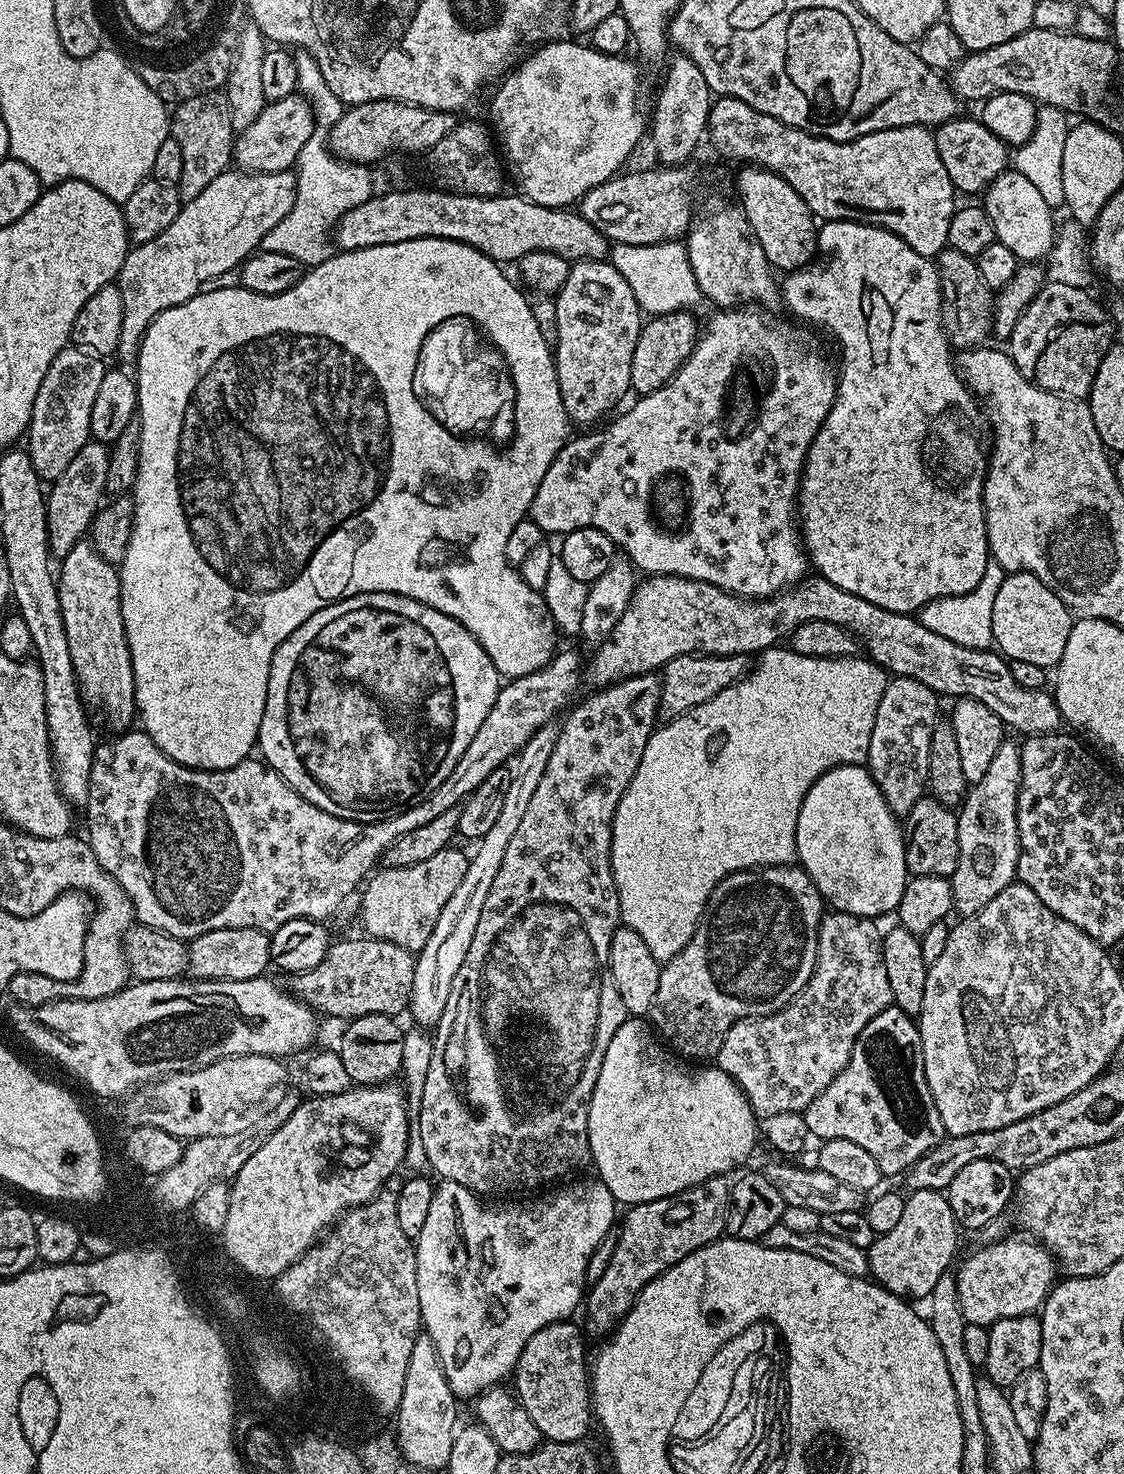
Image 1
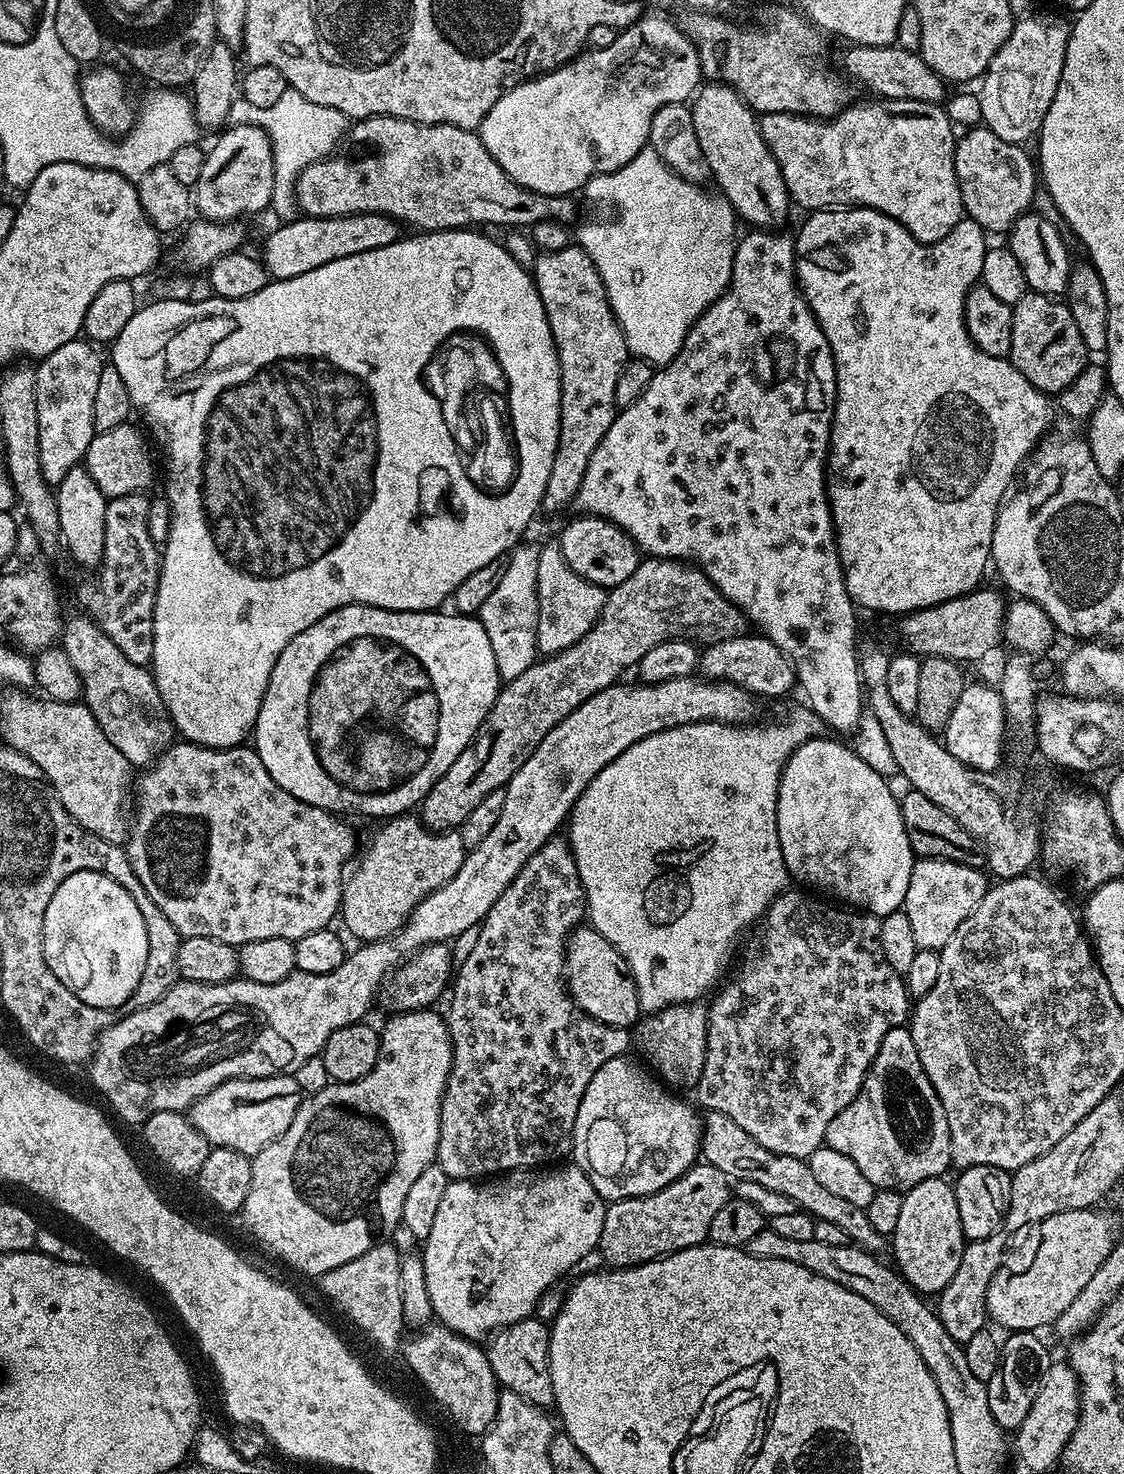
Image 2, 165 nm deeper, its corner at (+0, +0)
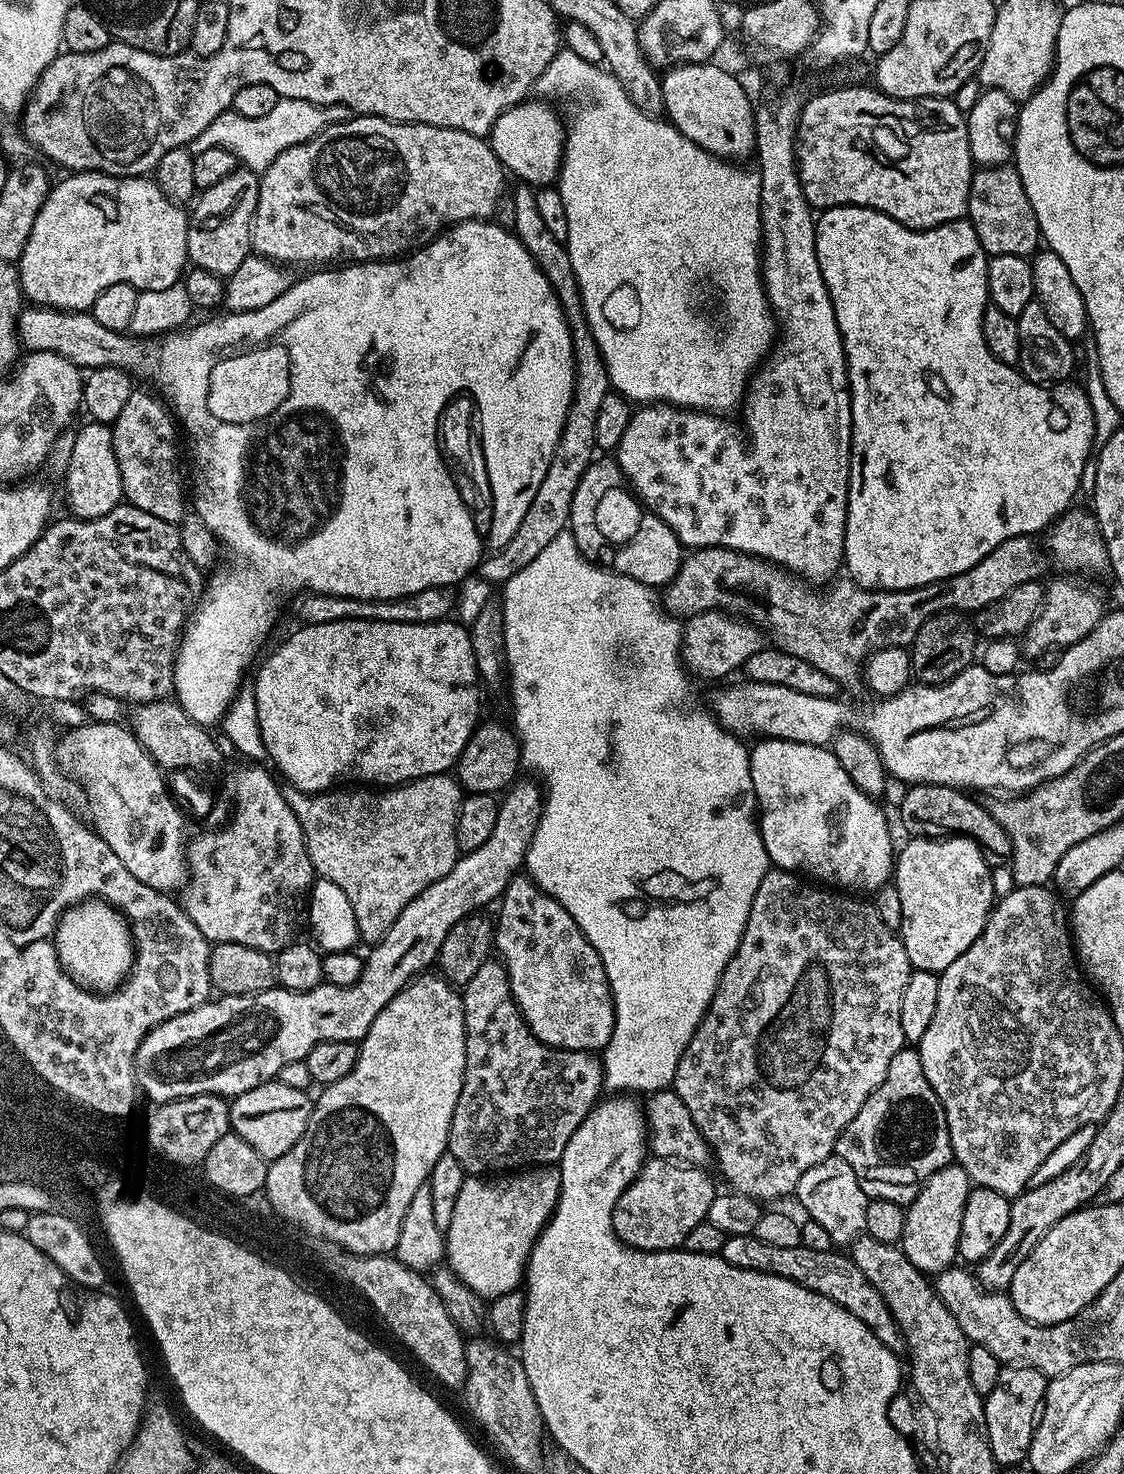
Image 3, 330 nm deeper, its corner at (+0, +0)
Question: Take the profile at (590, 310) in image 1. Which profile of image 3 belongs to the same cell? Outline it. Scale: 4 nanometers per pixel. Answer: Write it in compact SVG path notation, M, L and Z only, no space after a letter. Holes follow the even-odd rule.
M520 186L517 192L511 193L511 197L514 200L515 211L515 225L512 231L516 233L522 246L526 246L530 258L534 258L542 274L546 274L568 318L568 326L572 330L572 356L576 360L576 385L572 391L572 401L568 407L564 429L554 450L554 458L550 466L544 468L542 486L538 486L538 494L534 494L534 502L530 502L530 510L526 510L522 526L514 530L514 538L510 538L506 546L485 555L478 565L481 578L489 580L496 586L503 586L507 580L514 578L514 574L518 574L518 570L530 566L530 562L534 562L534 558L538 558L538 554L542 554L542 550L546 550L546 546L550 546L550 542L554 542L554 538L558 538L558 534L569 527L574 490L578 490L578 482L582 482L582 474L586 474L597 451L594 421L598 418L598 409L602 407L602 398L606 398L610 390L604 359L594 342L588 323L584 321L584 307L580 305L578 282L574 278L574 266L570 266L567 247L556 240L554 234L550 234L550 230L546 230L538 211L535 191L531 187Z

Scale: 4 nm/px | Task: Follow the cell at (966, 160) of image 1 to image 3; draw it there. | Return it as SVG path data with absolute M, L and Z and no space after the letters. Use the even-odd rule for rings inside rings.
M1011 163L992 167L977 167L972 173L966 218L978 234L989 257L1002 254L1031 257L1041 247L1042 237L1038 218L1026 198L1022 178Z

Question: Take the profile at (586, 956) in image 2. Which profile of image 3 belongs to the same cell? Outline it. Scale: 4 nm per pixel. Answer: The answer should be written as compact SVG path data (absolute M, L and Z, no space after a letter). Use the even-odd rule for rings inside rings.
M517 874L506 886L498 901L500 917L494 920L494 948L508 972L512 997L529 1030L551 1048L565 1048L571 1052L599 1053L614 1034L614 1002L612 991L598 958L598 950L582 934L578 922L554 898L547 896L527 874Z

